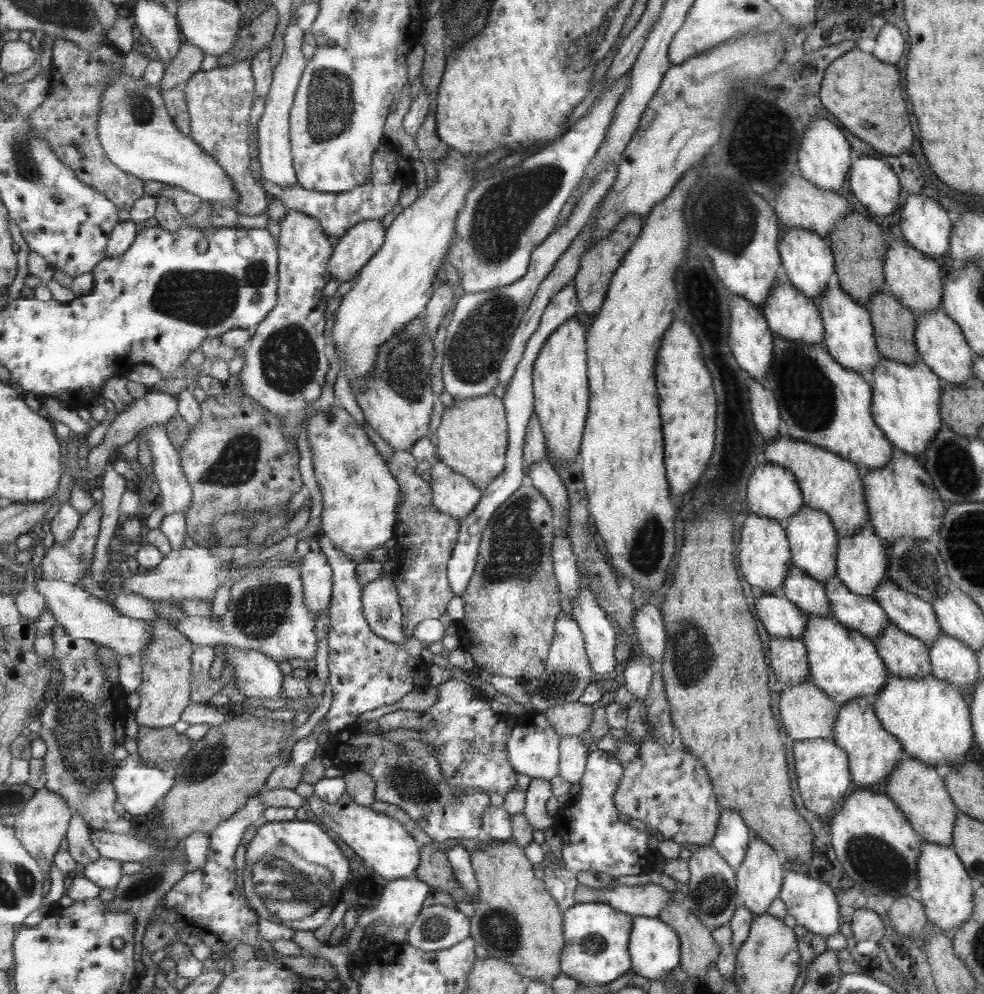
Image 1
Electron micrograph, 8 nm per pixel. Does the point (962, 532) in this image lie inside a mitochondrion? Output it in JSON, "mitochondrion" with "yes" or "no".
{"mitochondrion":"yes"}

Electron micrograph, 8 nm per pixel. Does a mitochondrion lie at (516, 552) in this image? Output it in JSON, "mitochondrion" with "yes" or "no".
{"mitochondrion":"yes"}

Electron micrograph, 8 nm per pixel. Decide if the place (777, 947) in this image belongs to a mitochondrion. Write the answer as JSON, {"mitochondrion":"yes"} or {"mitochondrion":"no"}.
{"mitochondrion":"no"}

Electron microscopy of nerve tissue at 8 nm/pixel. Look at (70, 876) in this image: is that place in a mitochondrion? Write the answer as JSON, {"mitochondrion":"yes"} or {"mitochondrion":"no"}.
{"mitochondrion":"no"}

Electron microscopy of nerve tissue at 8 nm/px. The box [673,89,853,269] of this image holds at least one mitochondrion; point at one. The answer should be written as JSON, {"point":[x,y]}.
{"point":[741,241]}

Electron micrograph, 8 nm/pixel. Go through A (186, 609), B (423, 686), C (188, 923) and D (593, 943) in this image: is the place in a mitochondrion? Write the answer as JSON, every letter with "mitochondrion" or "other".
{"A":"other","B":"other","C":"other","D":"mitochondrion"}

